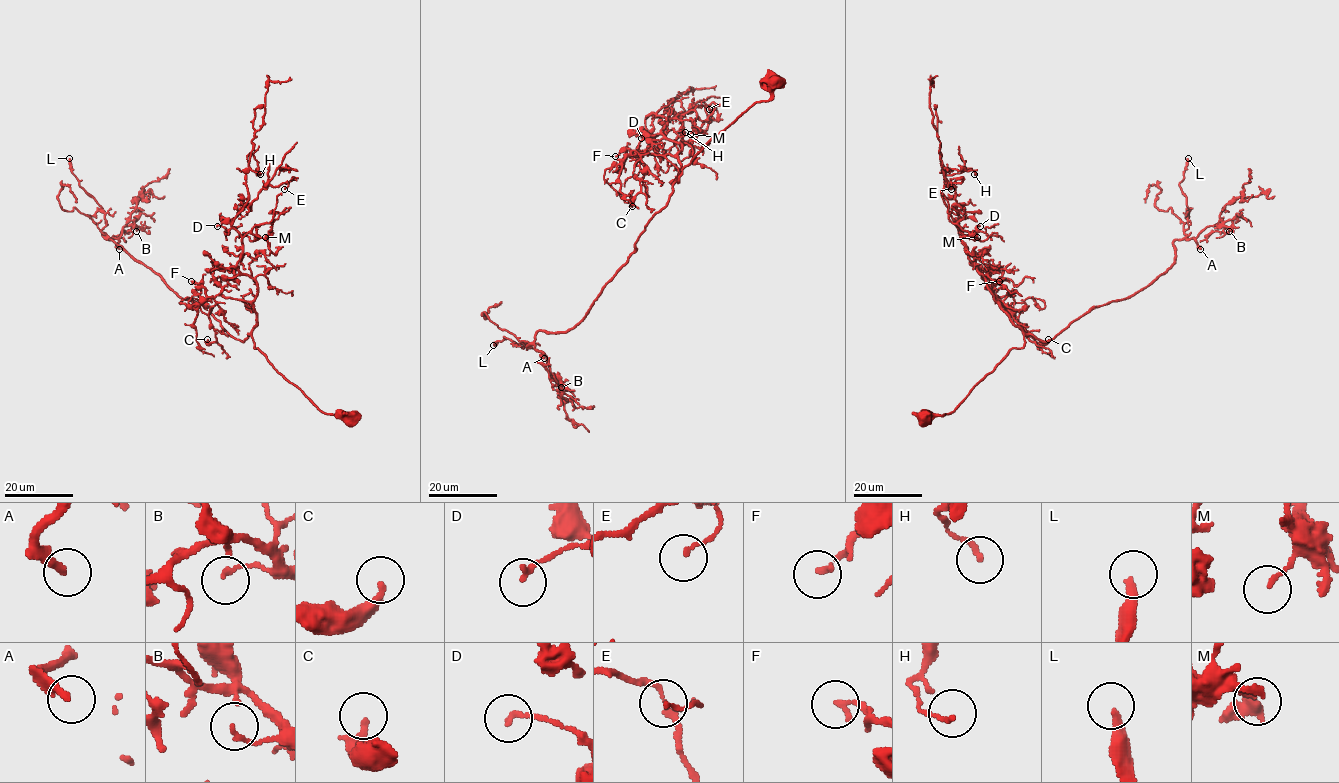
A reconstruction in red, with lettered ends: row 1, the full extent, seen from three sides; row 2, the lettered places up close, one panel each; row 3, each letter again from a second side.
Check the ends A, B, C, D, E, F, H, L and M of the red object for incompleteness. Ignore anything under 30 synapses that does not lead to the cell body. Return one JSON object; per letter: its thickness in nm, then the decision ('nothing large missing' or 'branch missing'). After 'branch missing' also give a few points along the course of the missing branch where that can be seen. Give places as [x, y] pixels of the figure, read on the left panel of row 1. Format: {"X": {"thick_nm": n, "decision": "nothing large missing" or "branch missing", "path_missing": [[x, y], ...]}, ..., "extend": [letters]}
{"A": {"thick_nm": 260, "decision": "branch missing", "path_missing": [[119, 249], [129, 244], [129, 249], [135, 256], [133, 270], [122, 257]]}, "B": {"thick_nm": 150, "decision": "nothing large missing"}, "C": {"thick_nm": 240, "decision": "nothing large missing"}, "D": {"thick_nm": 170, "decision": "nothing large missing"}, "E": {"thick_nm": 120, "decision": "nothing large missing"}, "F": {"thick_nm": 200, "decision": "nothing large missing"}, "H": {"thick_nm": 140, "decision": "nothing large missing"}, "L": {"thick_nm": 280, "decision": "nothing large missing"}, "M": {"thick_nm": 130, "decision": "nothing large missing"}, "extend": ["A"]}

